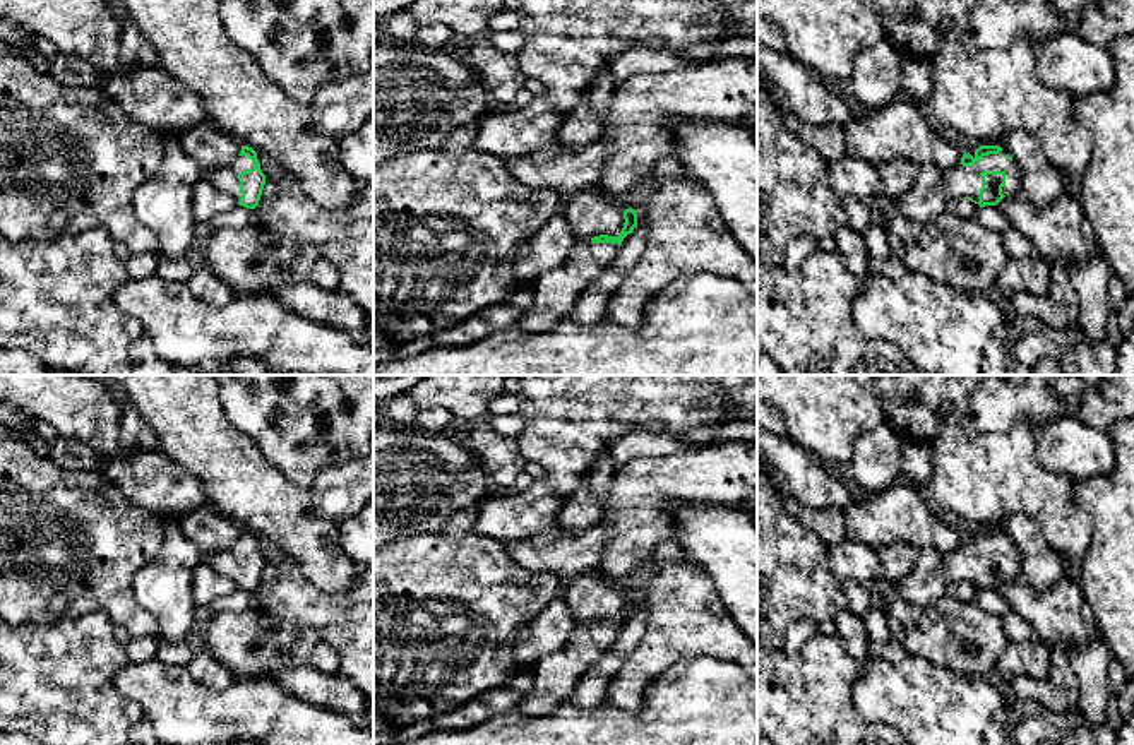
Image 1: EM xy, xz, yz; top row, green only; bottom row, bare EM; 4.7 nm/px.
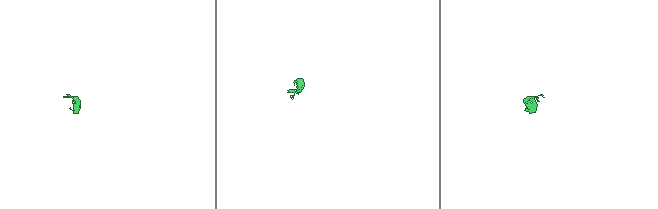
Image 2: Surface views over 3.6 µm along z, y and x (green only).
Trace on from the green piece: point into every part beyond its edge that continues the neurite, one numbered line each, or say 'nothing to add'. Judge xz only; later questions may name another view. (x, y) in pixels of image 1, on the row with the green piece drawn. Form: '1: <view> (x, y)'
1: xz (602, 254)

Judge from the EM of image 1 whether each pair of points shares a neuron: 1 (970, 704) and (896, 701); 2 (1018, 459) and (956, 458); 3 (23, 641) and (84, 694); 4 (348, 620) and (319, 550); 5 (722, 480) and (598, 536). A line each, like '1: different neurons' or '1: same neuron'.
1: same neuron
2: same neuron
3: same neuron
4: different neurons
5: different neurons

